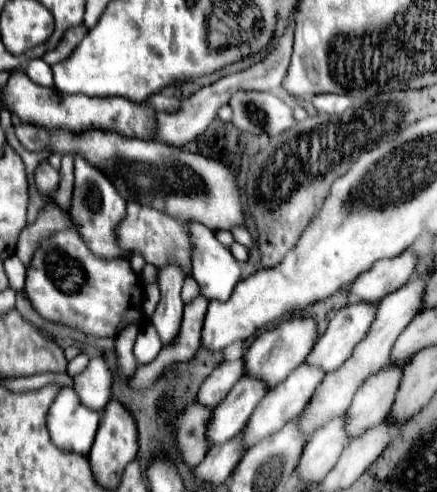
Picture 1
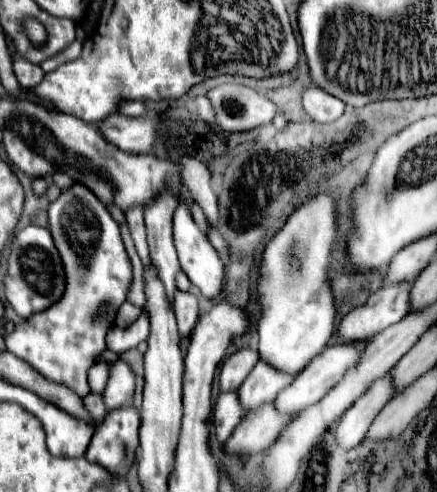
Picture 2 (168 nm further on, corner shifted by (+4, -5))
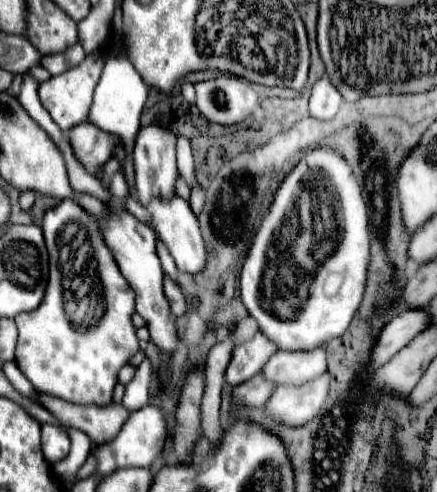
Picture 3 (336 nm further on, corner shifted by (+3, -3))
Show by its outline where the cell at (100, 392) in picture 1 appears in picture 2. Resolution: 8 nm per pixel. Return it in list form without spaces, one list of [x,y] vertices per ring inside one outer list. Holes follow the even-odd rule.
[[[121,359],[111,361],[107,365],[109,365],[109,381],[103,391],[103,403],[107,411],[123,405],[131,405],[135,393],[135,373]]]

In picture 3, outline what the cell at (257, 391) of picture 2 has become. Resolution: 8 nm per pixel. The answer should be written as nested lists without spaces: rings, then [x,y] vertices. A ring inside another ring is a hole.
[[[324,347],[312,351],[278,351],[278,355],[272,355],[266,367],[262,369],[264,377],[274,381],[276,385],[306,383],[310,379],[316,379],[324,371],[326,371]]]

